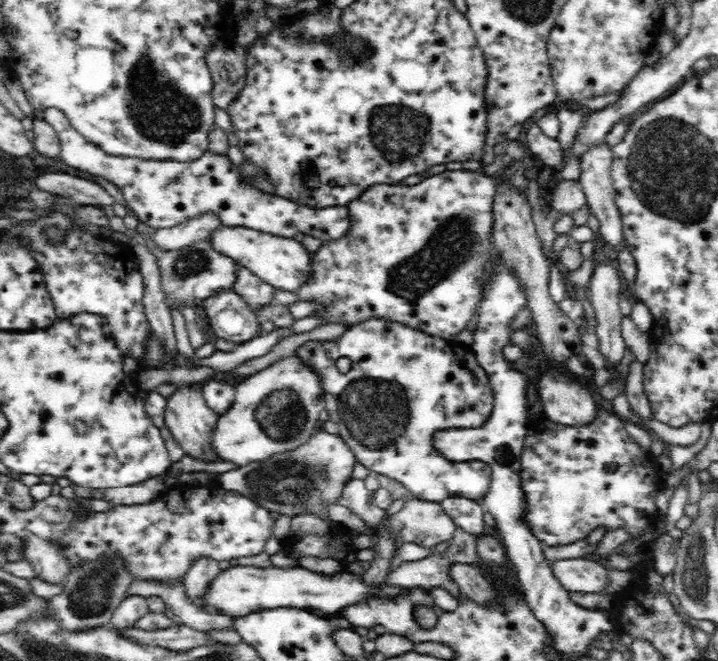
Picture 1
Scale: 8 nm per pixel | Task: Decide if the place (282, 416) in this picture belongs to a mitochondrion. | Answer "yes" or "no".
yes

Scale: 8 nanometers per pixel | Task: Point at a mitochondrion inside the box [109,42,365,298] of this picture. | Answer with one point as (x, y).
(161, 109)

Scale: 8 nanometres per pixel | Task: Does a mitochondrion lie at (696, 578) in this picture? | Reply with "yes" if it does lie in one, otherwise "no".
yes

